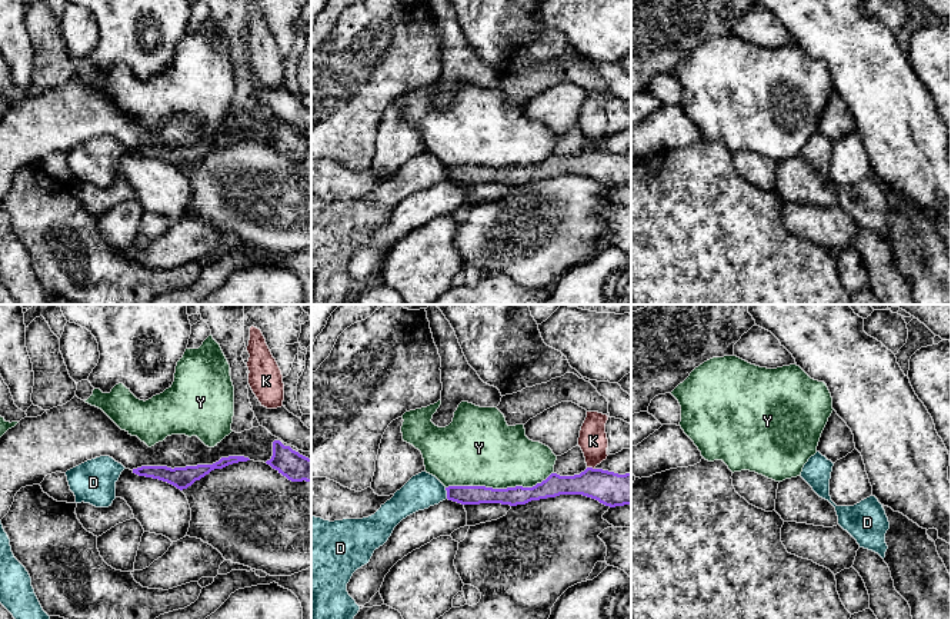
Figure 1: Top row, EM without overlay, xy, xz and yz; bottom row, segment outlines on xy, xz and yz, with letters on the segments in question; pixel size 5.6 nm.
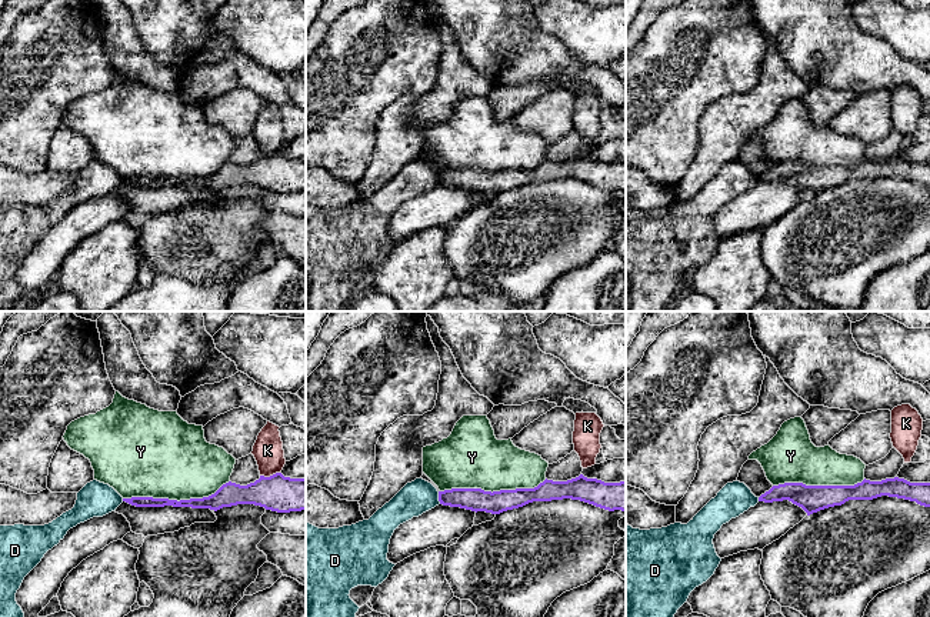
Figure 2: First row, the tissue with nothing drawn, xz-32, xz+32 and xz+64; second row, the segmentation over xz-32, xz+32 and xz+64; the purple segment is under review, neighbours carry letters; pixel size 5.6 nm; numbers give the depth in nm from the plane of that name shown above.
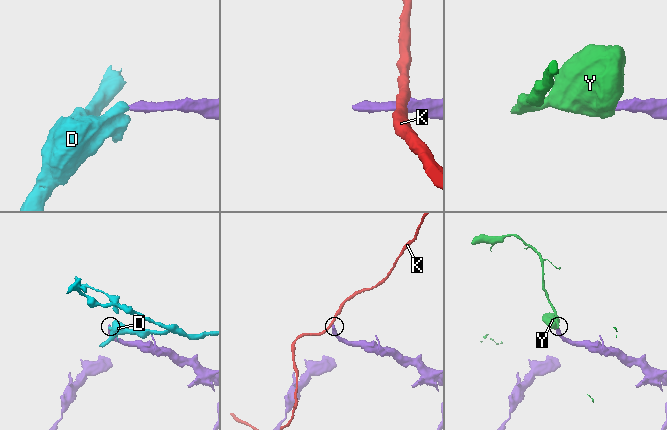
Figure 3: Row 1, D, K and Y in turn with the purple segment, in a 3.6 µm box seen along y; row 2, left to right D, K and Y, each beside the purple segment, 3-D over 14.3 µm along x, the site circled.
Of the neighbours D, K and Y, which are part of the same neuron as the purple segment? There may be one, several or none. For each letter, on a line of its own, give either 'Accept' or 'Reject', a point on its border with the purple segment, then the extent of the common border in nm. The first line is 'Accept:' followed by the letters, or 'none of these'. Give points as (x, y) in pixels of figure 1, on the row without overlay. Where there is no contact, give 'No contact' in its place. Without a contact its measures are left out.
Accept: none of these
D: Reject. Touches purple at xz (447, 173). Shared border 70 nm
K: Reject. Touches purple at xz (591, 147). Shared border 50 nm
Y: Reject. Touches purple at xz (499, 169). Shared border 600 nm

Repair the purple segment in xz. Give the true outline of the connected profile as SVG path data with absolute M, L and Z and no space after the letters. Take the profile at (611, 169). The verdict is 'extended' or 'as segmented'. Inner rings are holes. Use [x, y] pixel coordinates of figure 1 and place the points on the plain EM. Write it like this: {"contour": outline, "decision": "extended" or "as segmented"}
{"contour": "M587 147L574 156L551 153L545 160L533 167L448 166L446 170L448 180L461 184L501 183L517 186L560 174L583 174L605 186L615 187L631 184L631 152L618 154Z", "decision": "as segmented"}

